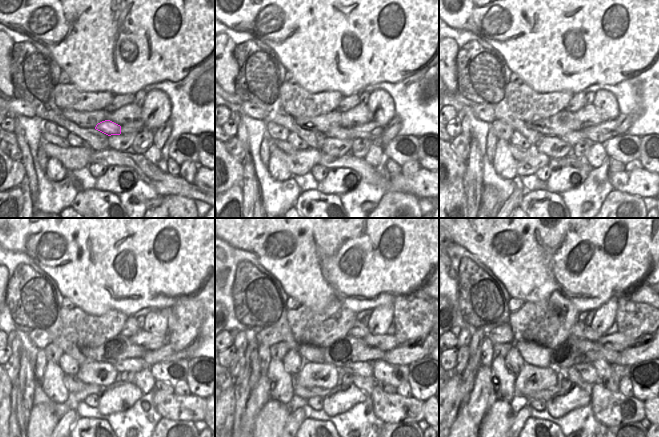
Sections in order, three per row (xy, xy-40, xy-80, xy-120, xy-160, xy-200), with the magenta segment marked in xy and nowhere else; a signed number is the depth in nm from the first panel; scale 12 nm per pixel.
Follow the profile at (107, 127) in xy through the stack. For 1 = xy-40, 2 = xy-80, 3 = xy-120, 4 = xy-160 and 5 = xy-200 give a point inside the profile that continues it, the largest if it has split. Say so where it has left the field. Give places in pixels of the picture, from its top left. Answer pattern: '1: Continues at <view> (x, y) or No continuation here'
1: Continues at xy-40 (341, 133)
2: Continues at xy-80 (573, 138)
3: Continues at xy-120 (129, 365)
4: Continues at xy-160 (362, 368)
5: Continues at xy-200 (587, 371)

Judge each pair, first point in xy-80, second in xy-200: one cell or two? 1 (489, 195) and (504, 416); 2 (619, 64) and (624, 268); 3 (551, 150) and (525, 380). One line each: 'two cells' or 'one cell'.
1: one cell
2: one cell
3: one cell

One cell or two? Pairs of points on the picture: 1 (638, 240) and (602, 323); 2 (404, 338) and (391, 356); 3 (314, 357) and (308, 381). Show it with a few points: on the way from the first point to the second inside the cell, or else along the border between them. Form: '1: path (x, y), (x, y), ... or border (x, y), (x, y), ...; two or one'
1: border (618, 297), (612, 297), (594, 311); two
2: border (421, 340), (408, 346), (398, 346); two
3: border (324, 362), (305, 363); two

